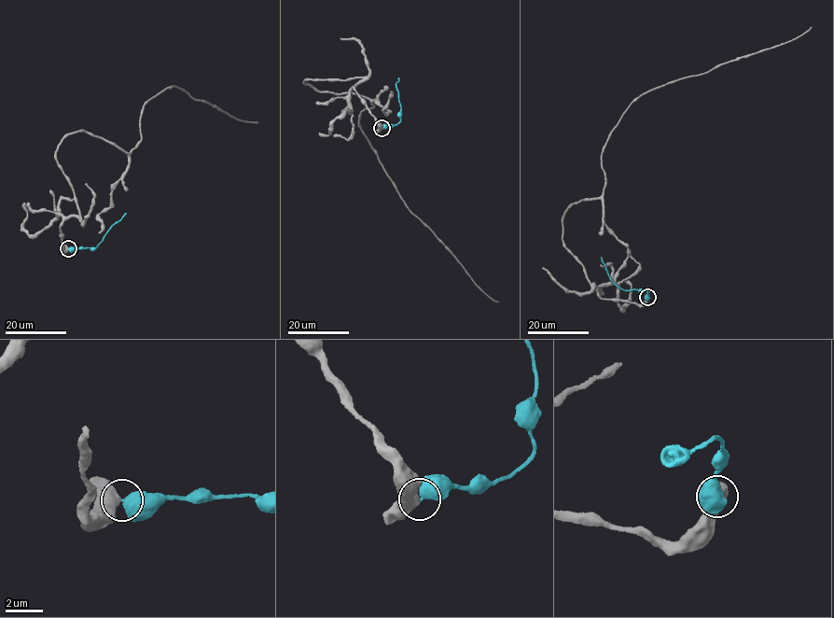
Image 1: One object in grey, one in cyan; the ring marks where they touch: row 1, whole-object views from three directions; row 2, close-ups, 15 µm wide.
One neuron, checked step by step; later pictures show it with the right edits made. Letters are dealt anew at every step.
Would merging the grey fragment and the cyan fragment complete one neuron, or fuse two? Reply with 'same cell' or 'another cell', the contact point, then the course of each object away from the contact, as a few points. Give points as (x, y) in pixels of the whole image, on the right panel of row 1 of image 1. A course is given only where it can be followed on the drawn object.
same cell; at (647, 297); grey runs (647, 298), (639, 304), (600, 297), (562, 243), (572, 204), (602, 195), (609, 134), (643, 93), (812, 27); cyan runs (647, 297), (647, 287), (627, 290), (618, 287), (609, 278), (601, 257)

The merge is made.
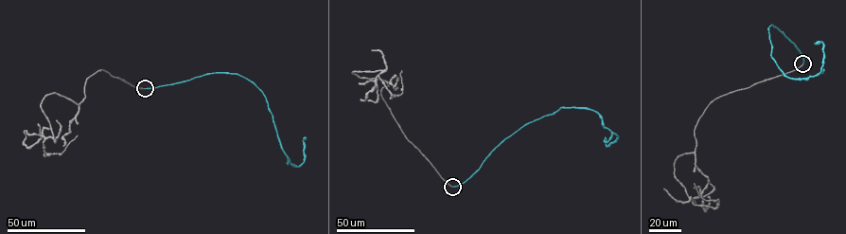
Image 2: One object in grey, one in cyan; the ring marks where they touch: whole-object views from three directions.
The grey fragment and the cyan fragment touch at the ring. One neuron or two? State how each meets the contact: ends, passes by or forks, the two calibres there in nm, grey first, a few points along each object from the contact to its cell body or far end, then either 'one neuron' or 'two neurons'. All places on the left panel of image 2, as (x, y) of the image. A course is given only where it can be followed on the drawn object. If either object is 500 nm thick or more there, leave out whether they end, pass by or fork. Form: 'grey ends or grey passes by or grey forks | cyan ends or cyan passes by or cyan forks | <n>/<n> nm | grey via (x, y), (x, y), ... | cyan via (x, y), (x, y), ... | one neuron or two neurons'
grey ends | cyan ends | 200/170 nm | grey via (145, 88), (101, 69), (79, 104), (48, 94), (44, 155), (77, 135) | cyan via (145, 88), (207, 74), (237, 74), (263, 93), (288, 163), (298, 166), (303, 162), (306, 138) | one neuron

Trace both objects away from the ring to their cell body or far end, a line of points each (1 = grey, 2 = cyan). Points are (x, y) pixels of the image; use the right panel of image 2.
1: (802, 63), (709, 103), (695, 151), (678, 156), (675, 177), (694, 204), (717, 206), (695, 183)
2: (802, 63), (792, 43), (768, 27), (771, 57), (789, 77), (819, 72), (822, 43), (814, 44)

